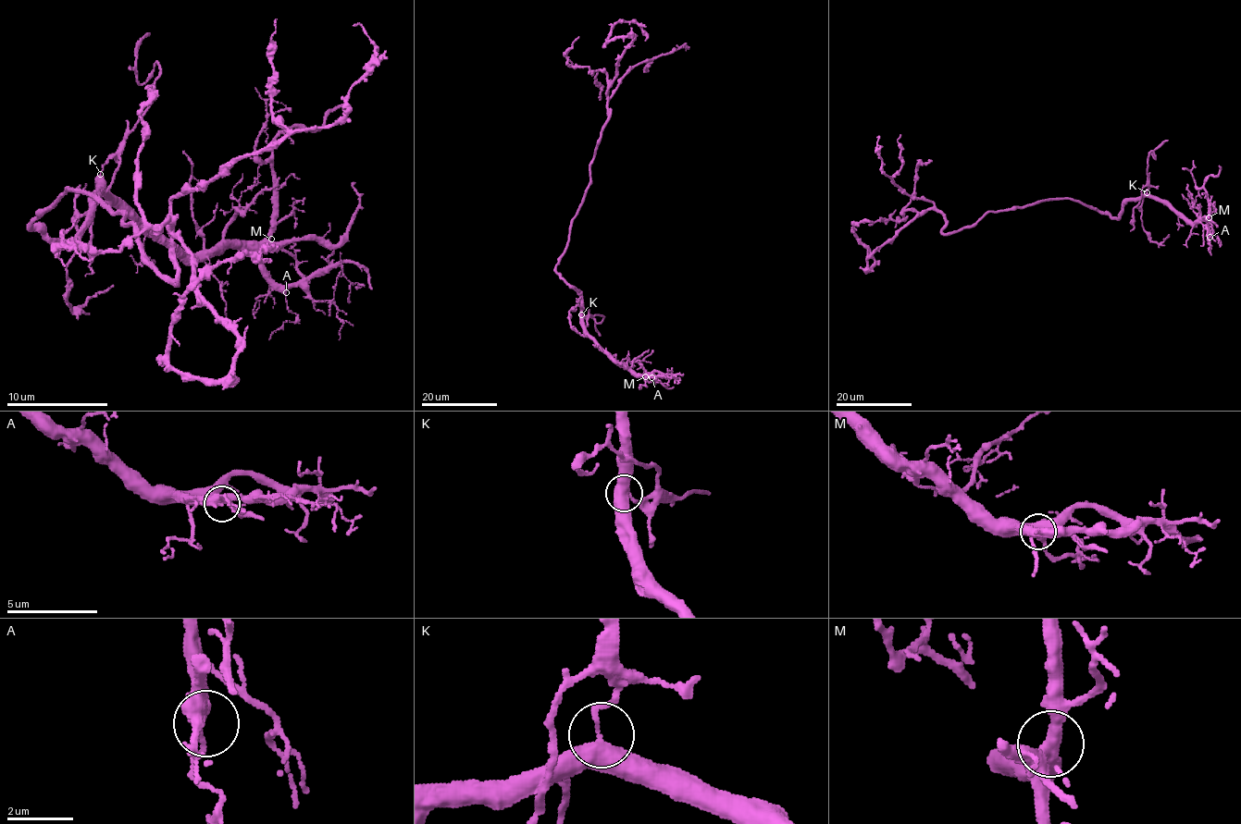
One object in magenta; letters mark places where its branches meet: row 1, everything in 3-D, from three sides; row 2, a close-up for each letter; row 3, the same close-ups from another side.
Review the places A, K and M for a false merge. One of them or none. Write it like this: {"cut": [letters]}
{"cut": ["K"]}

